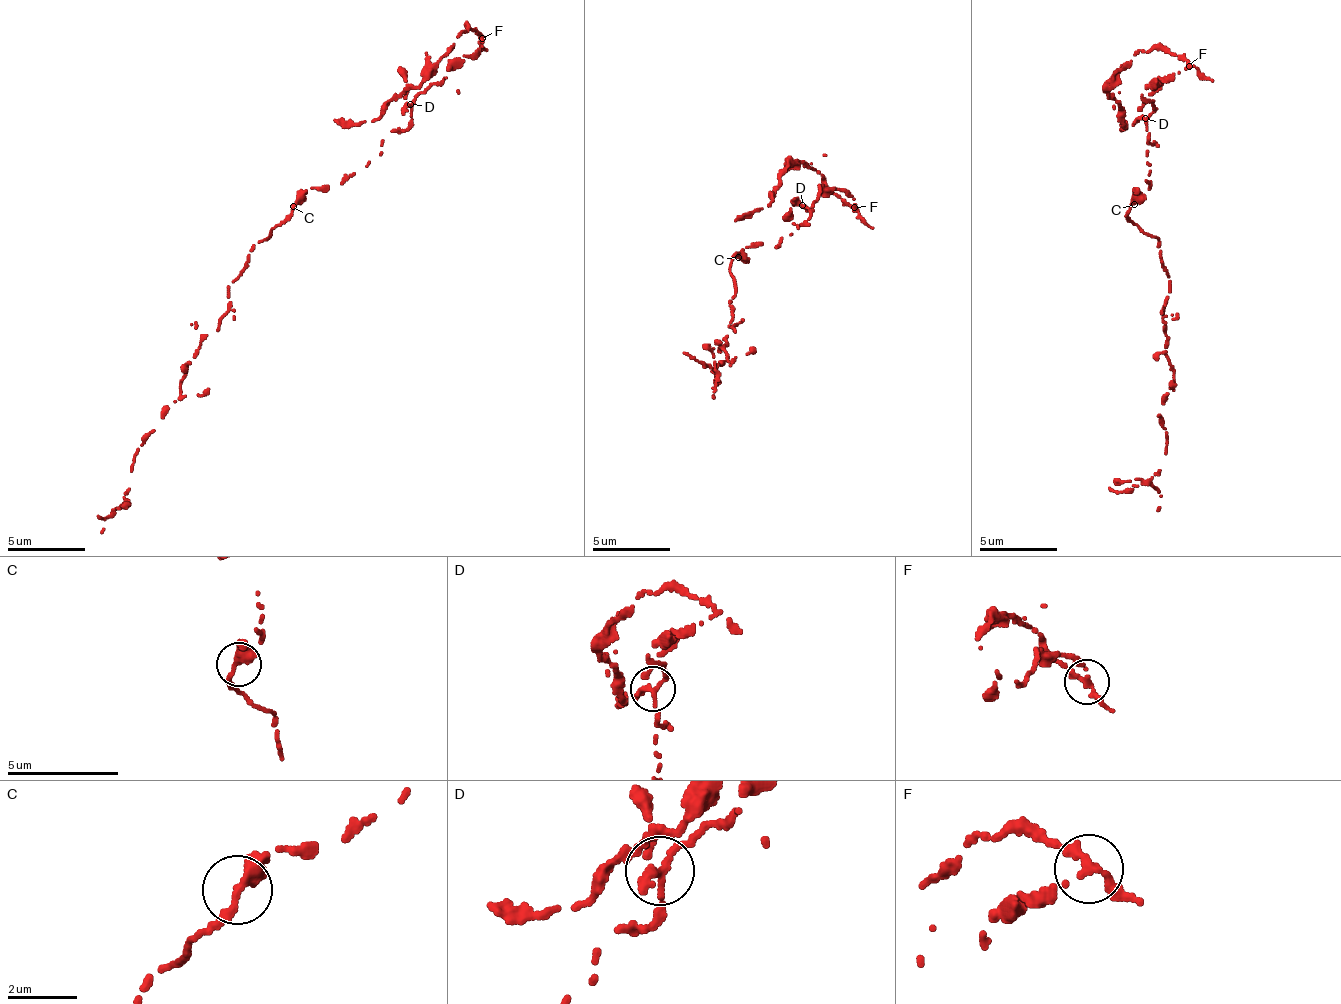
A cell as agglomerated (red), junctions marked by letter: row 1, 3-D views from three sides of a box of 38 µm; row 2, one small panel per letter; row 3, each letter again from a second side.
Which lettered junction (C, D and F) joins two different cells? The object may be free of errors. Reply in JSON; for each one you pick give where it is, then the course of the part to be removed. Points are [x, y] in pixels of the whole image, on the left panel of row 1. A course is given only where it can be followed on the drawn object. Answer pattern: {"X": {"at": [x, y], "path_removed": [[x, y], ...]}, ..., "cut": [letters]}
{"F": {"at": [482, 38], "path_removed": [[481, 37], [469, 28], [462, 31], [422, 82], [391, 100], [373, 122], [334, 118]]}, "cut": ["F"]}

